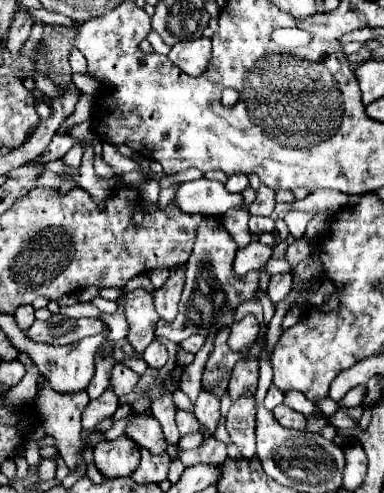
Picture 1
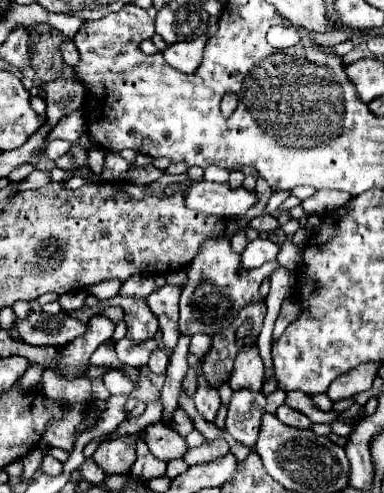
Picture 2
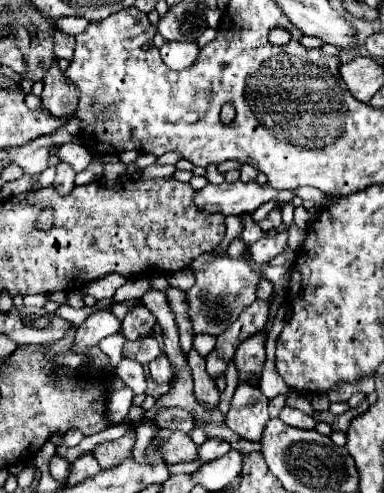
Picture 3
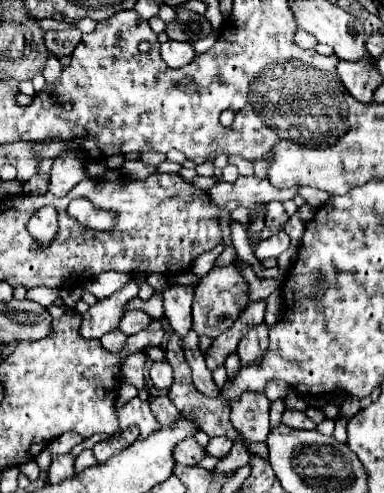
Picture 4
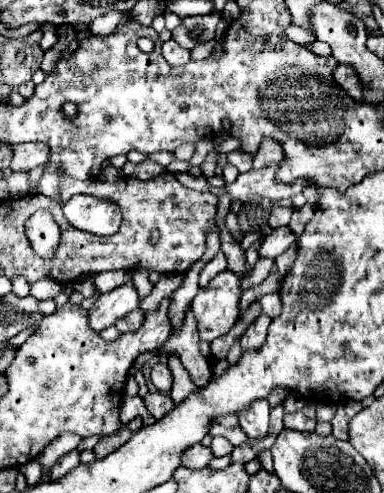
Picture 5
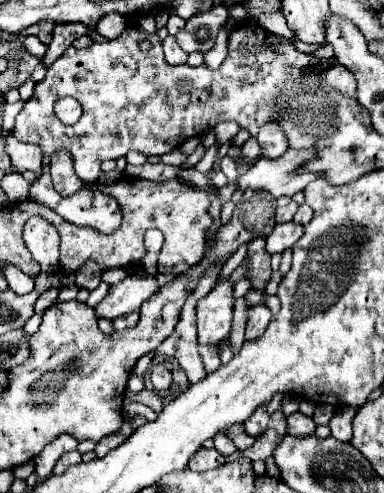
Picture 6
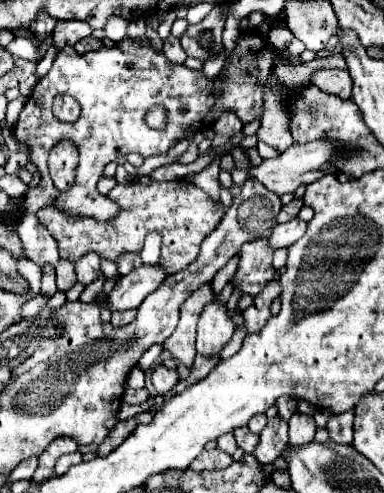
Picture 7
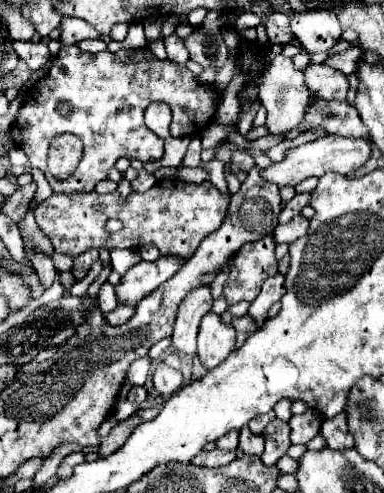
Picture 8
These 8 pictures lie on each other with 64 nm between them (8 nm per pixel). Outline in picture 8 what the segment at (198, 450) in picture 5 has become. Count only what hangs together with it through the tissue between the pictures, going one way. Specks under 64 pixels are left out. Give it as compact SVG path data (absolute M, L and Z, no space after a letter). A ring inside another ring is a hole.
M214 448L212 452L202 450L202 452L196 456L196 460L192 460L192 464L196 464L196 466L206 466L206 468L220 468L220 466L230 464L234 458L236 458L236 450L224 452L224 450Z

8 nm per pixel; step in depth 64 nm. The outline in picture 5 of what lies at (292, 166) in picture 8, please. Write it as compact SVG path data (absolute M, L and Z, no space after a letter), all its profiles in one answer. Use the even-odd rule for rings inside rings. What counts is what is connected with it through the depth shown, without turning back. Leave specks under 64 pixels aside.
M278 162L270 164L262 170L250 170L244 174L238 174L236 182L224 184L224 190L228 192L232 202L246 204L256 198L266 198L270 202L278 202L282 198L292 198L294 194L300 194L304 188L304 180L296 180L294 184L282 184L276 182L274 174L278 170Z

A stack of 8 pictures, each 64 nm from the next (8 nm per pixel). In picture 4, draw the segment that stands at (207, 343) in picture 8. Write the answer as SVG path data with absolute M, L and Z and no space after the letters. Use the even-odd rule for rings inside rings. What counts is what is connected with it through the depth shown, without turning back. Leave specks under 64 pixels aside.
M216 266L206 276L202 276L194 290L194 302L192 302L192 318L194 318L194 332L198 336L220 336L224 330L228 330L240 312L248 306L248 282L244 280L238 266Z

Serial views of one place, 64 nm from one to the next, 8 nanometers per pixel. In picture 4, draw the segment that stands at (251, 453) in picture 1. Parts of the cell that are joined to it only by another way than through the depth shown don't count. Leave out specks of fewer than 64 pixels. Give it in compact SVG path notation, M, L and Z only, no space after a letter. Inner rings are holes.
M246 392L236 400L236 404L230 404L230 422L232 426L250 442L264 442L270 424L268 424L268 408L270 400L260 392Z

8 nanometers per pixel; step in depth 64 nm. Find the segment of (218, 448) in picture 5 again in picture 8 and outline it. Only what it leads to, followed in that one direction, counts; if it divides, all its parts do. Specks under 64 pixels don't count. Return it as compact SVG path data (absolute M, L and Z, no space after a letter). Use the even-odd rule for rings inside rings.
M238 430L228 432L228 436L222 436L220 440L216 440L216 446L220 450L236 450L238 448Z

